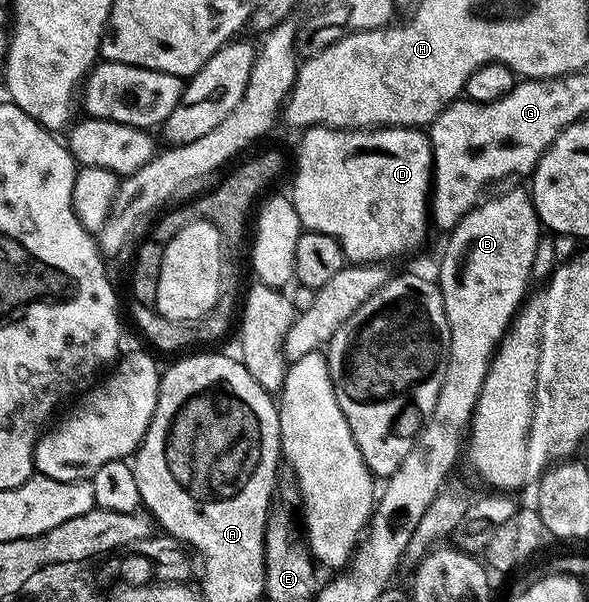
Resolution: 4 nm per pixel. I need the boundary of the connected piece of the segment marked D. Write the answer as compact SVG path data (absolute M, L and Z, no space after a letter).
M309 126L303 131L300 151L296 154L296 179L292 182L290 197L298 212L298 220L304 230L322 232L334 236L342 248L345 259L352 264L380 264L384 258L396 258L408 254L424 242L430 231L430 191L432 188L432 144L423 129L414 126L381 126L366 130L335 130L332 126Z

